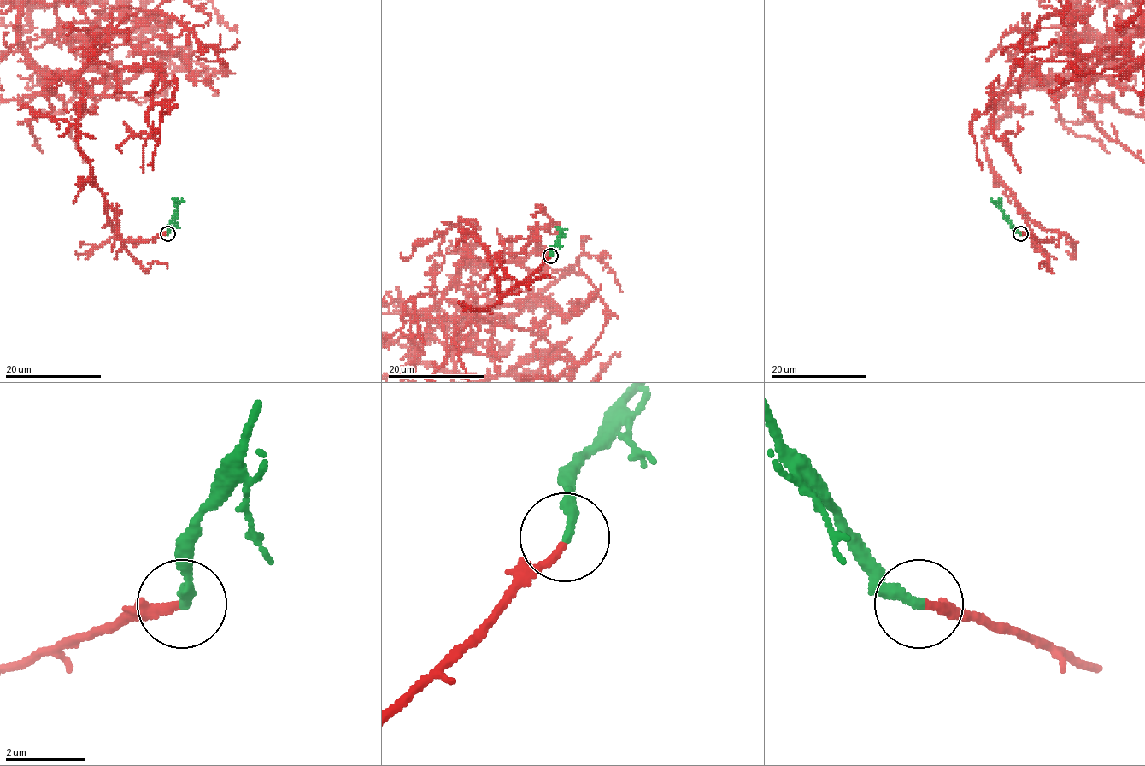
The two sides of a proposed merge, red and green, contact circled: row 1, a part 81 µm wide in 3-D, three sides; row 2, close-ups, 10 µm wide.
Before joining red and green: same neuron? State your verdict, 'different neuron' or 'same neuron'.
same neuron

